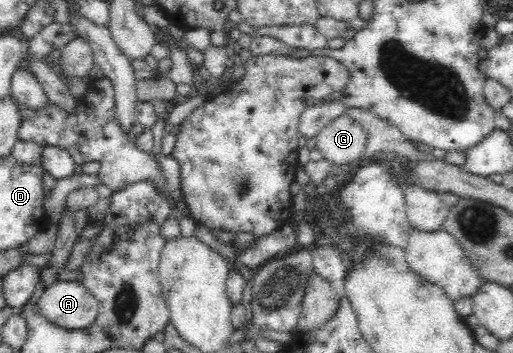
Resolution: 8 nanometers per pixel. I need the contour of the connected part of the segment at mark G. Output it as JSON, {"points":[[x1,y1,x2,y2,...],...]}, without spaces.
{"points":[[348,114,336,117,315,135,315,148,335,166,348,165,360,159,367,147,366,129]]}

